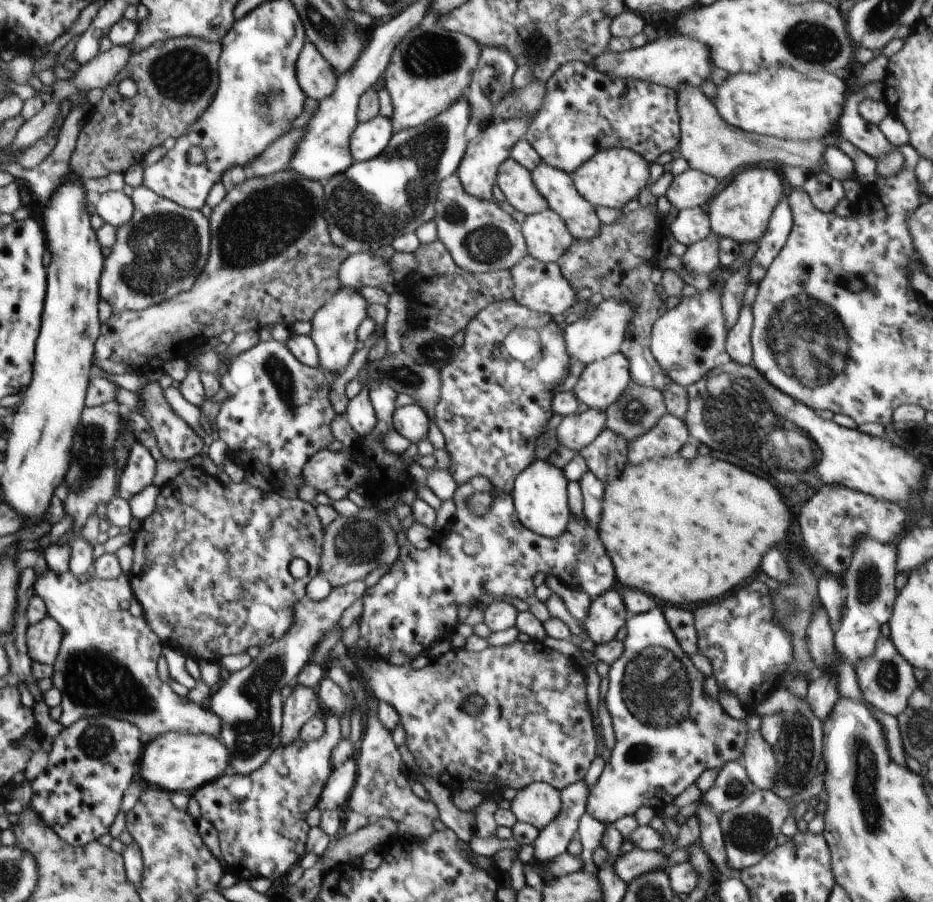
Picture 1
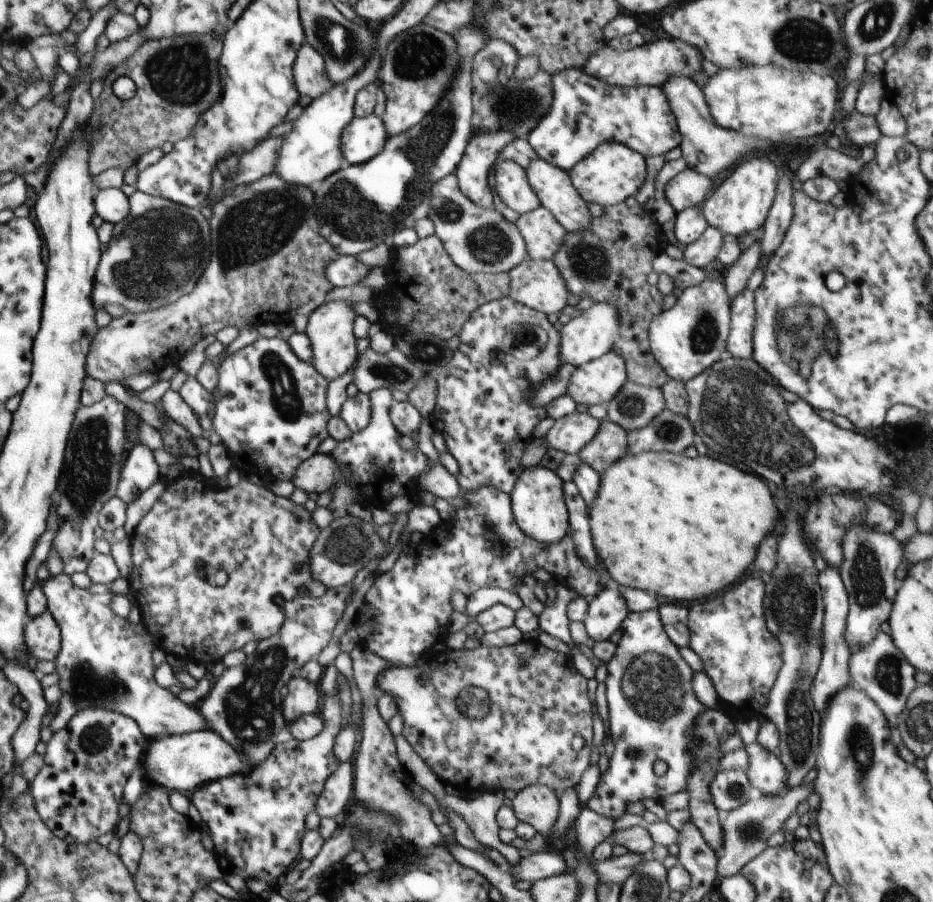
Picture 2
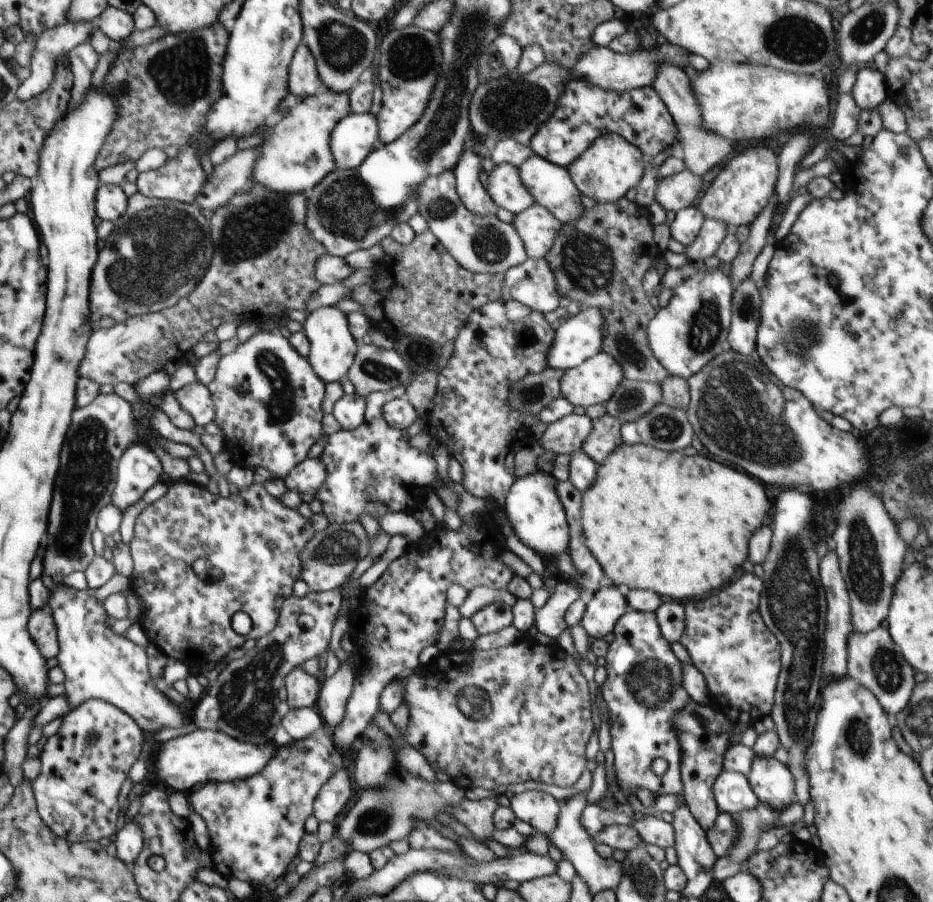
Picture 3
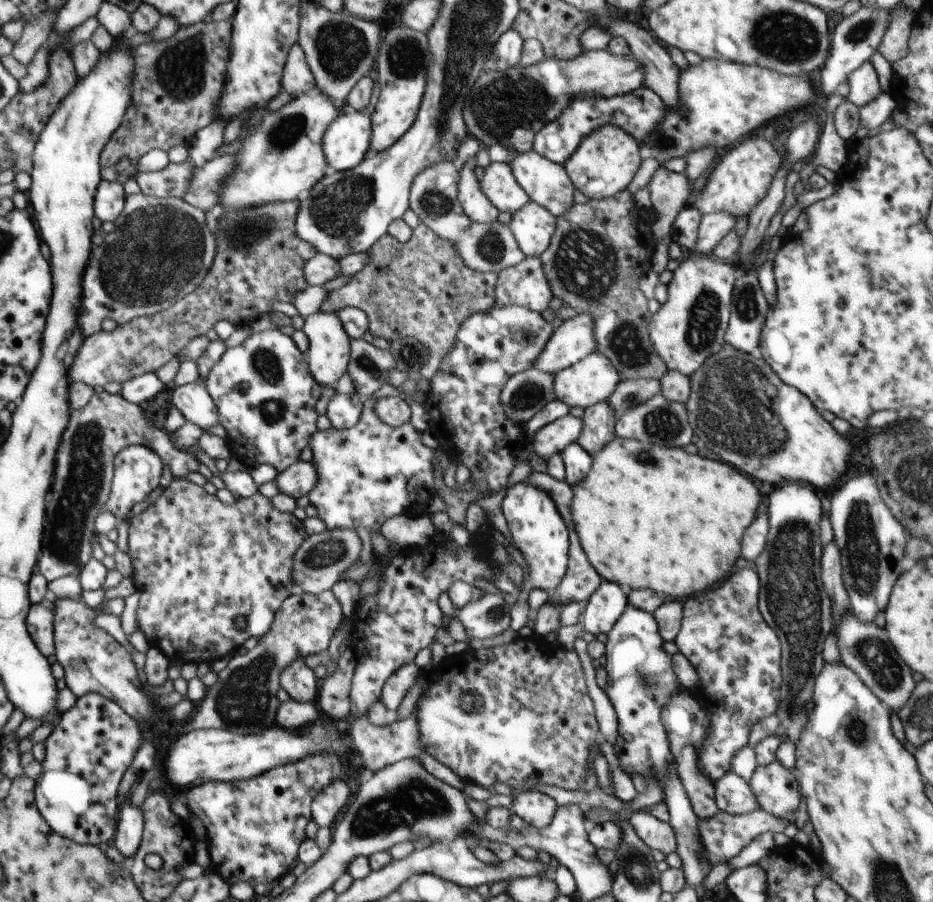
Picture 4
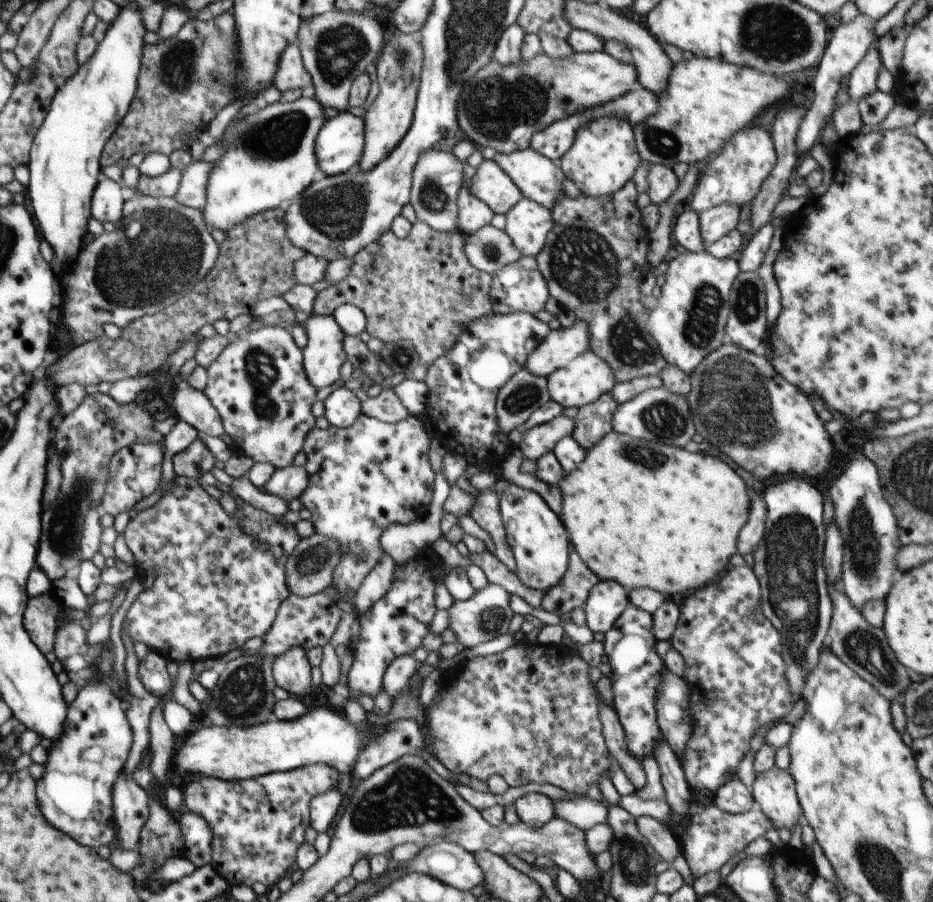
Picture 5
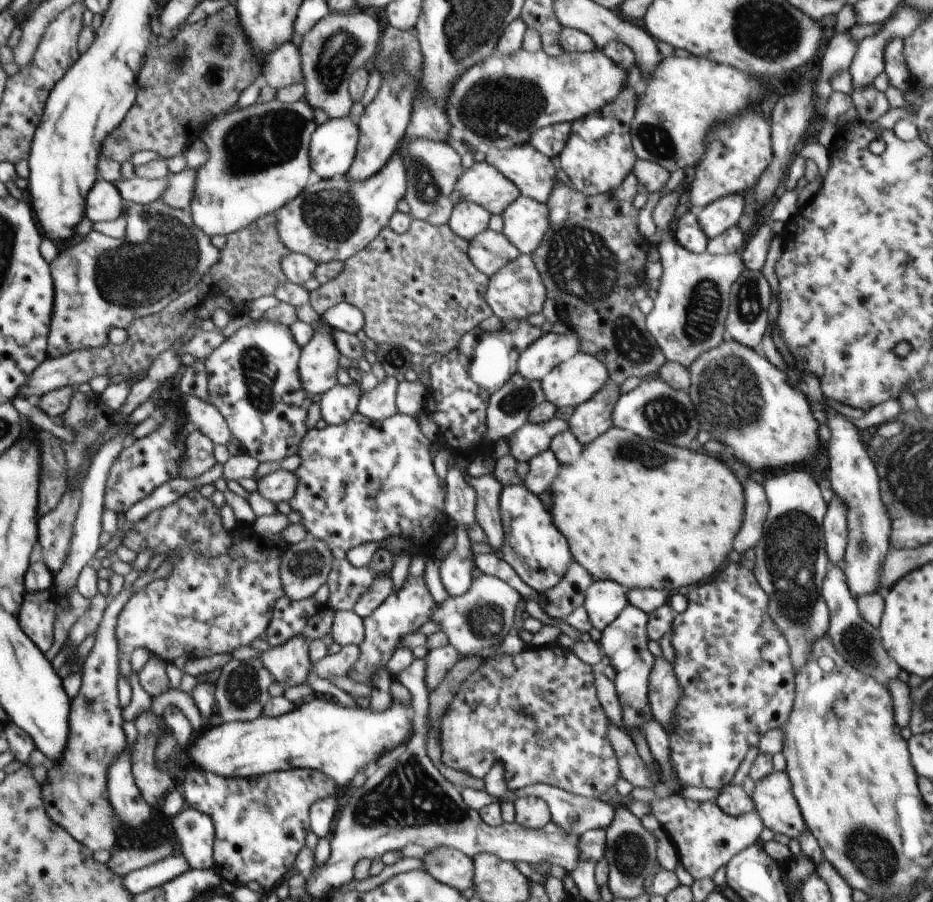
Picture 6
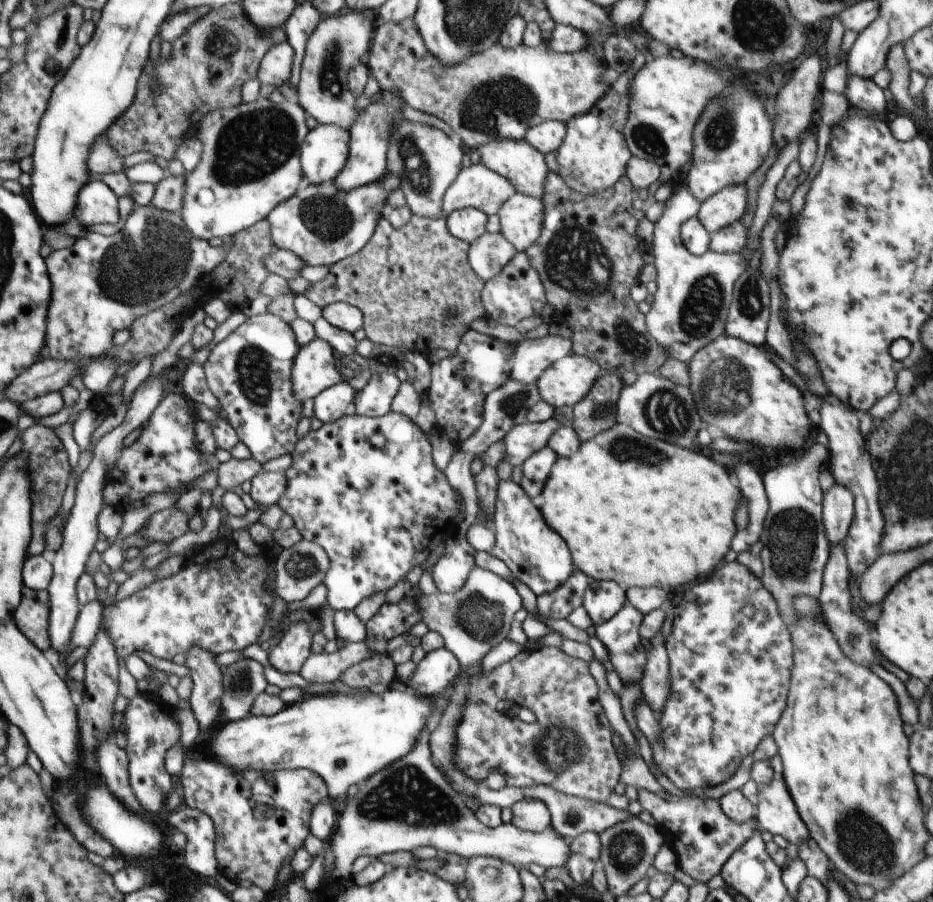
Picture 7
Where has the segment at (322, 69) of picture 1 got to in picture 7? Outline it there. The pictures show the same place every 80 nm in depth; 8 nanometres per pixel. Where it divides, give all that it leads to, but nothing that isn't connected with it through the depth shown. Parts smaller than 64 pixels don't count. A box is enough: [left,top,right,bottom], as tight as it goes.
[257,40,295,88]

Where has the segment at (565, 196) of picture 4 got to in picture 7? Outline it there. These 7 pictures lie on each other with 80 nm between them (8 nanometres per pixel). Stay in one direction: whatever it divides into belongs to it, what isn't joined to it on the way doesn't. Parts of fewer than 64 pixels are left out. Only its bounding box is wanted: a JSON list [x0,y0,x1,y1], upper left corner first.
[476,139,550,200]

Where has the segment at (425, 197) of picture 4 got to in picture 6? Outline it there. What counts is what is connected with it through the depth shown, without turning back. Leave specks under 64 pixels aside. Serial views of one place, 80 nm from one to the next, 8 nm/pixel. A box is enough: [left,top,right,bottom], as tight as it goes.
[396,136,520,277]

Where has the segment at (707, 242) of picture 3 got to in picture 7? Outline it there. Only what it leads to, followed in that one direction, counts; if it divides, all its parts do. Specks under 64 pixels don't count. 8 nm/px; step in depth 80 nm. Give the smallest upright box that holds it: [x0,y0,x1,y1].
[698,185,748,236]

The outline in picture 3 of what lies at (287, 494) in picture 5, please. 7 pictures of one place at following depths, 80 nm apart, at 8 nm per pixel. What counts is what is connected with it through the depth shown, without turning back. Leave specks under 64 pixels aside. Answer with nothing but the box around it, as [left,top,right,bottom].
[283,457,326,495]

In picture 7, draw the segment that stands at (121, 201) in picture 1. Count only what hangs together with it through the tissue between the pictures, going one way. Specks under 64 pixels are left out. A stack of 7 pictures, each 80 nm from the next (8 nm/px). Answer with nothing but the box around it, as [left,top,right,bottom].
[73,177,119,230]

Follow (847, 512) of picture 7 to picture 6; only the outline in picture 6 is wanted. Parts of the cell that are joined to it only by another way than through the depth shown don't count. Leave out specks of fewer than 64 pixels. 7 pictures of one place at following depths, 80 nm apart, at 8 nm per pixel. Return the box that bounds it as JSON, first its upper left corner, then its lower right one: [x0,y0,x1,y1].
[823,495,847,566]

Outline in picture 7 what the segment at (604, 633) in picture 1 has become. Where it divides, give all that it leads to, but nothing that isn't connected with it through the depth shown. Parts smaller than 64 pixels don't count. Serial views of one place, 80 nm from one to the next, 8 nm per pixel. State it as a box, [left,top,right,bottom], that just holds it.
[583,577,627,627]

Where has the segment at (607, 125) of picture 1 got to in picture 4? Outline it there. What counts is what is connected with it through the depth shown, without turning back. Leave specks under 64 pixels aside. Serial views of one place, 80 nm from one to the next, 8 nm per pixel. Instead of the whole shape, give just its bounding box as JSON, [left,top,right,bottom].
[533,87,666,165]

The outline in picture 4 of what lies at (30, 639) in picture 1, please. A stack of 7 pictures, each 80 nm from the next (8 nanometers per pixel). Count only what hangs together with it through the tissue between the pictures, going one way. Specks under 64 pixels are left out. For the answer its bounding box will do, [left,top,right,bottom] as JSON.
[27,599,55,657]

